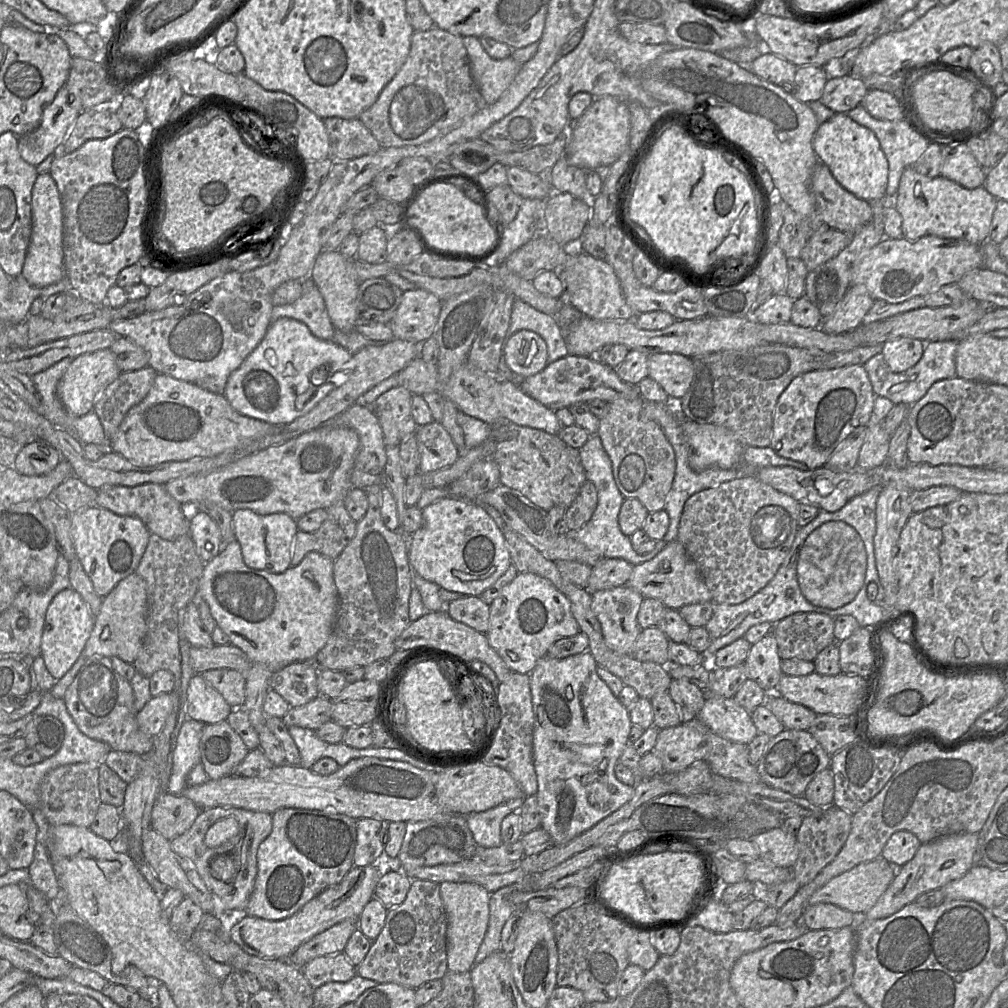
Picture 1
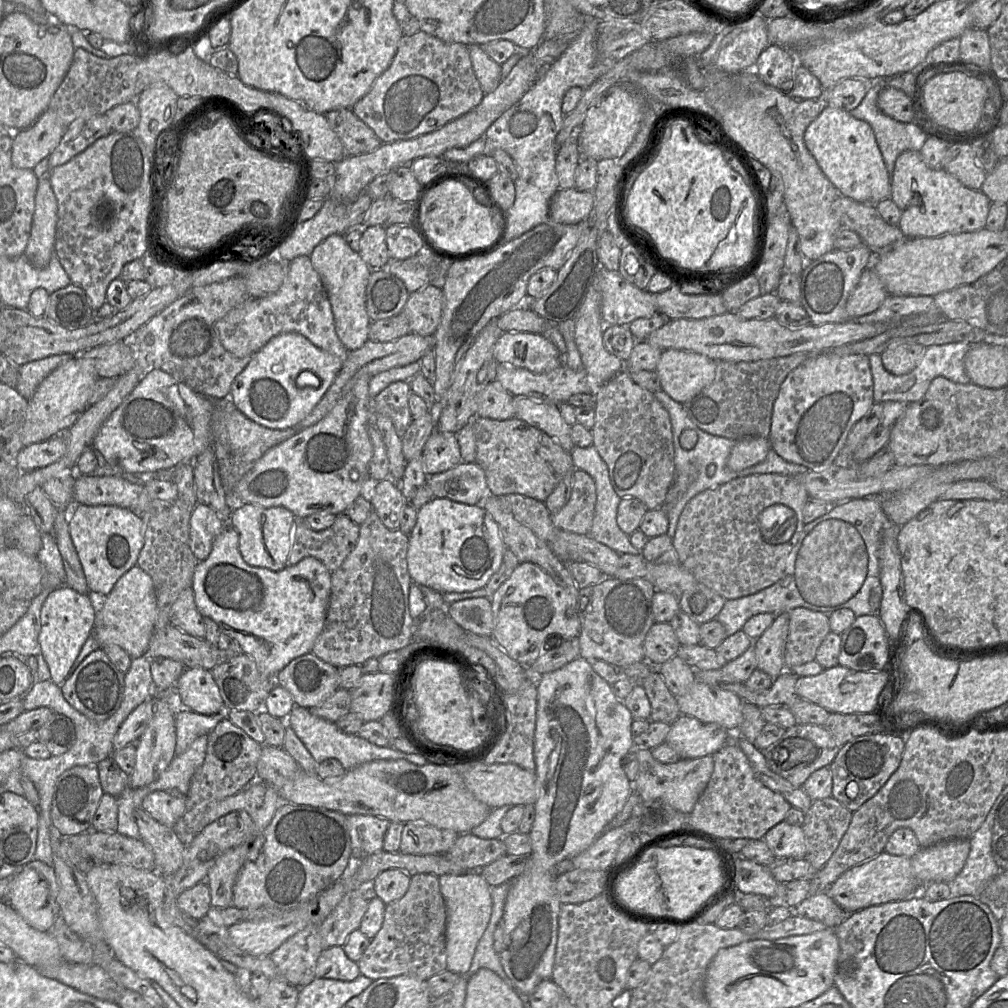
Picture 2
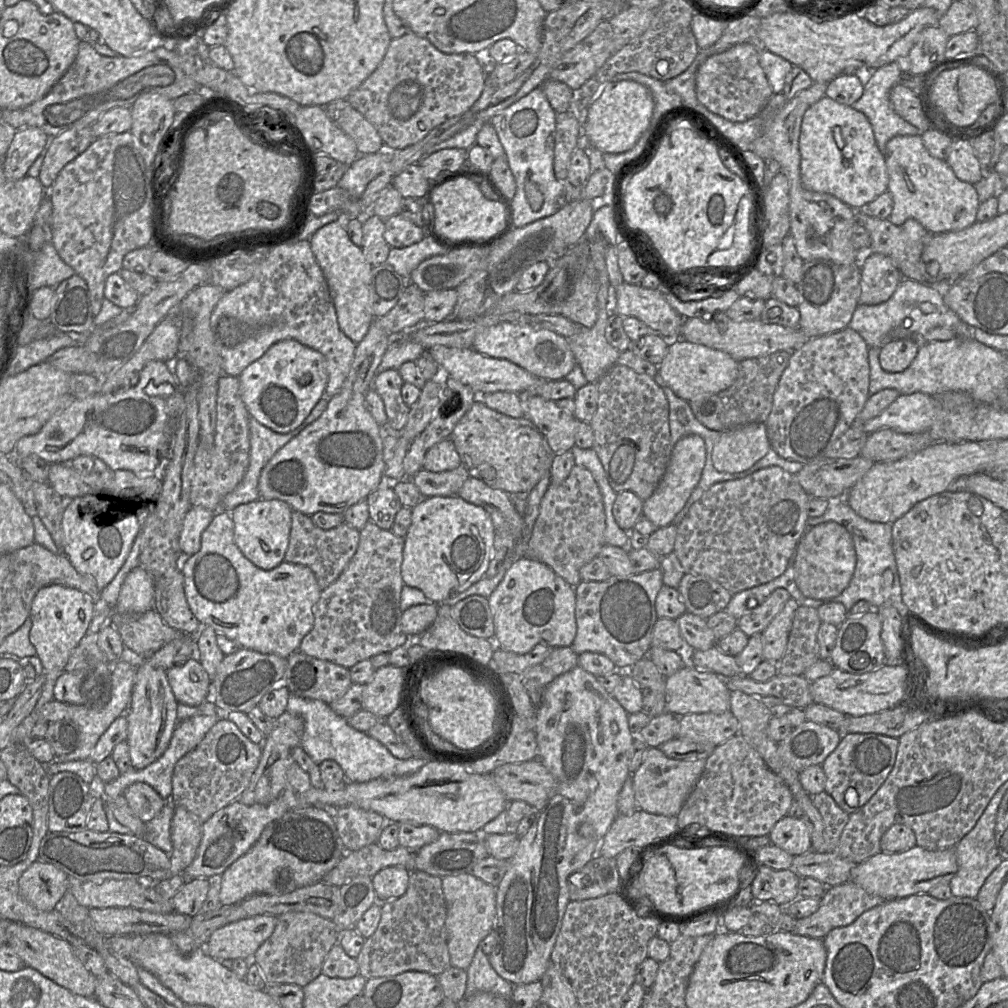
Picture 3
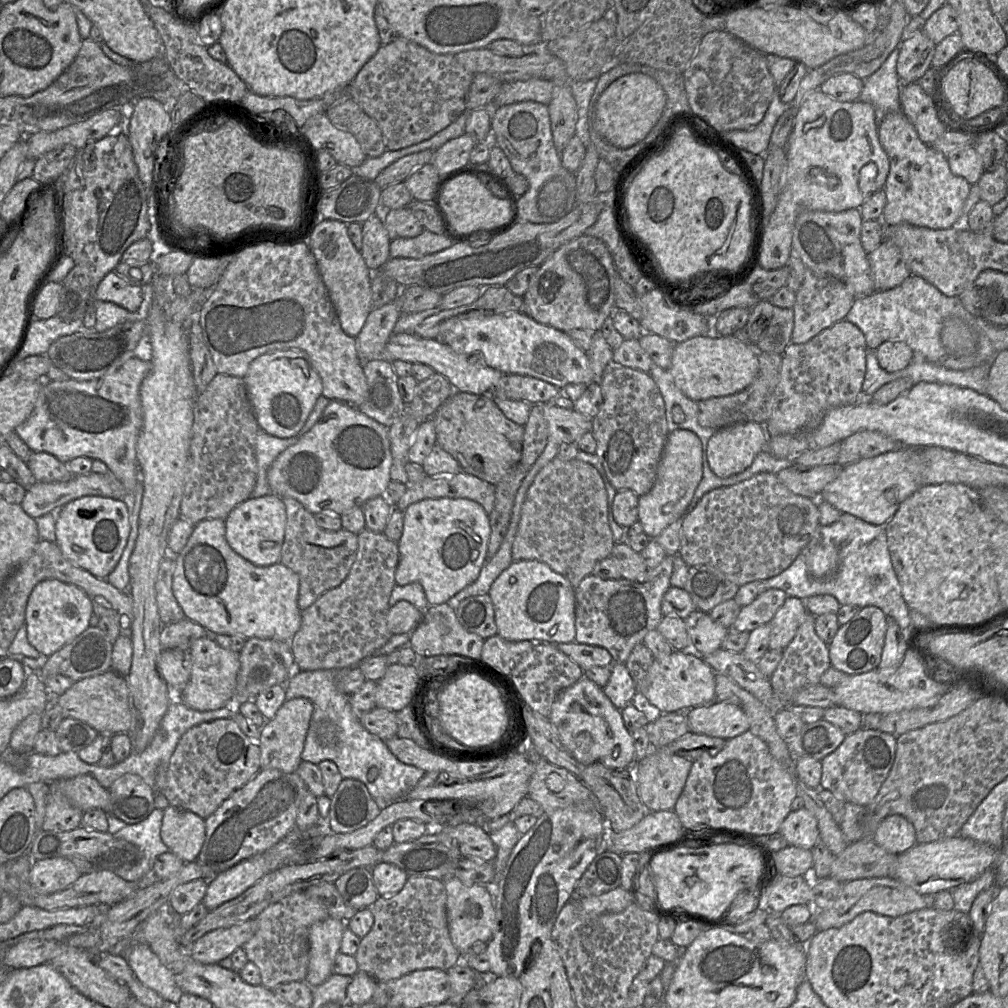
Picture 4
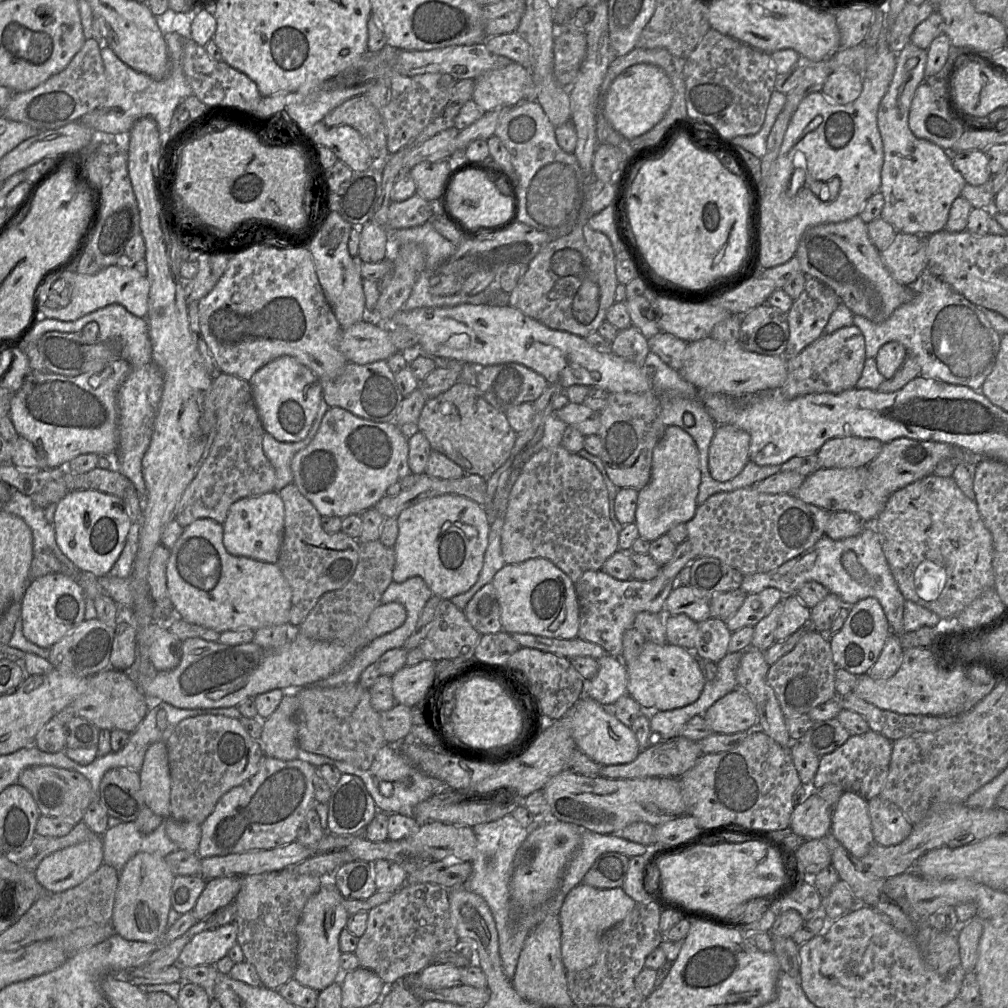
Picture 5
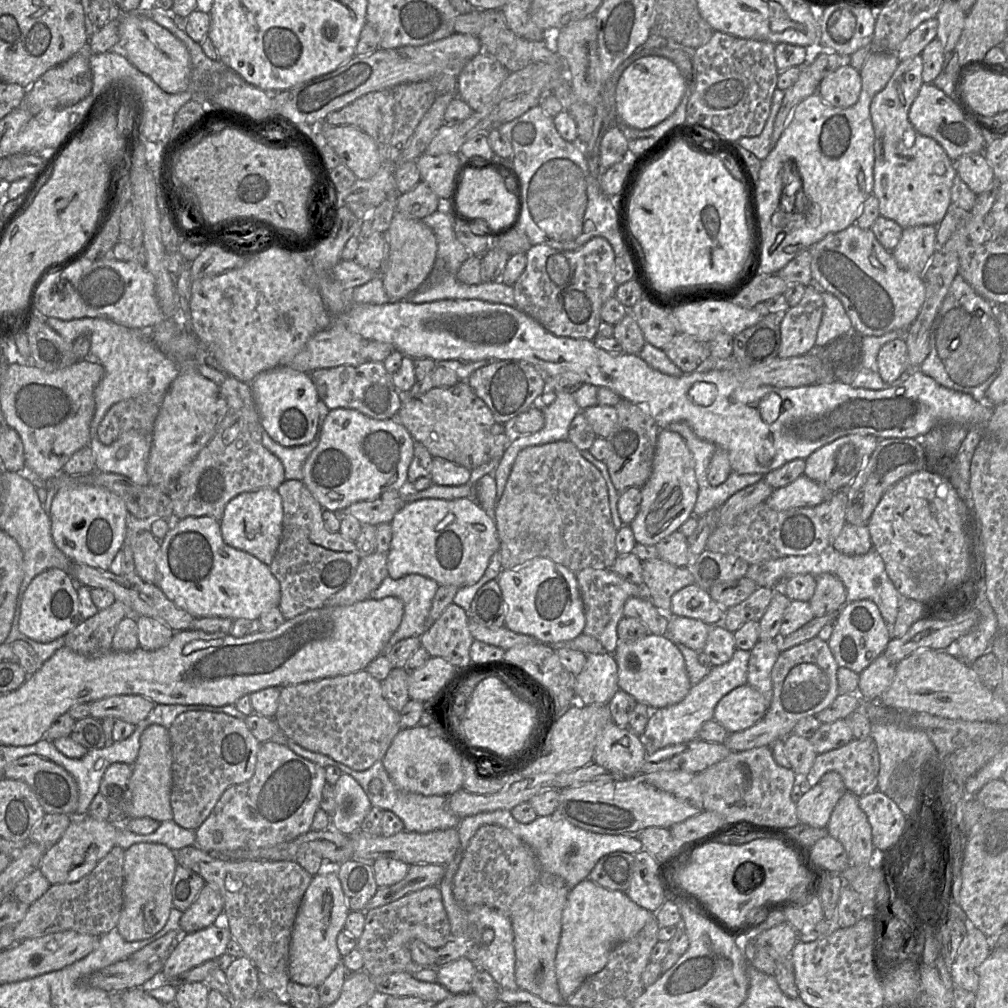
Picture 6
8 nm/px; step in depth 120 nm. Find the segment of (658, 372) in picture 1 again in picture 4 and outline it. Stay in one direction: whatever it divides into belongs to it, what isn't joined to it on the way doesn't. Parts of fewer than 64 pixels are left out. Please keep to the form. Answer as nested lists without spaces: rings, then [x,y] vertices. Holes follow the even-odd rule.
[[[707,333],[674,344],[669,372],[682,393],[699,402],[712,397],[732,395],[749,386],[759,371],[758,355],[748,342],[734,336]]]

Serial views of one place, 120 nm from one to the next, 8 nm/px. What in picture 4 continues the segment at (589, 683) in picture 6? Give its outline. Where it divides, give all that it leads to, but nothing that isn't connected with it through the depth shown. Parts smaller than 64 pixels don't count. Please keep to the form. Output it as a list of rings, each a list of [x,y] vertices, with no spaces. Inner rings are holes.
[[[614,662],[610,669],[609,680],[602,690],[613,705],[622,710],[638,699],[635,684],[624,663]]]

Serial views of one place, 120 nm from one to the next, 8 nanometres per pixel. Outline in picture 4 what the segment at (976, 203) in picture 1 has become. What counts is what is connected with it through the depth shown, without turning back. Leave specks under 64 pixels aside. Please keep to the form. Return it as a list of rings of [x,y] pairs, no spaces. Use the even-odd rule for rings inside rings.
[[[902,111],[889,113],[883,118],[878,126],[878,138],[890,163],[883,189],[886,205],[882,223],[885,226],[909,223],[917,227],[944,230],[962,222],[963,206],[971,185],[951,172],[947,157],[920,140],[915,127]]]

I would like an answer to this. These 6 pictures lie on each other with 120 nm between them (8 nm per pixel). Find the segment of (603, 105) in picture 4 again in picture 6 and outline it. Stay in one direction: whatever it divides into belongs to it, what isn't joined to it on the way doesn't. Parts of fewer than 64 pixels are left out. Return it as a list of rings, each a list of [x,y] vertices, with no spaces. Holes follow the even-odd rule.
[[[644,56],[633,62],[621,75],[616,86],[616,107],[619,120],[644,130],[667,119],[678,107],[685,93],[685,79],[678,66],[663,56]]]

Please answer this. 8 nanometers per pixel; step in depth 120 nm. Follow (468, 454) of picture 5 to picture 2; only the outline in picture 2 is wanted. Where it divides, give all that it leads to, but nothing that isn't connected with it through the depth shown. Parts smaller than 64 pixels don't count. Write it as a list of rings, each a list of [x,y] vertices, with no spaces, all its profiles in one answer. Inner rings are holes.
[[[474,417],[473,432],[476,443],[475,463],[483,469],[488,493],[493,496],[520,494],[545,502],[563,477],[575,470],[570,452],[565,451],[545,432],[516,417],[508,420]]]

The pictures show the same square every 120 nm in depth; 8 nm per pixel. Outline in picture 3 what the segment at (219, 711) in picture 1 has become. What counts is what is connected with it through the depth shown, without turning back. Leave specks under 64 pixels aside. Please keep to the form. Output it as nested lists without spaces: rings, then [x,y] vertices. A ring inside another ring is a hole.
[[[189,658],[183,664],[176,664],[166,670],[166,676],[178,703],[196,706],[210,699],[212,680],[199,660]]]

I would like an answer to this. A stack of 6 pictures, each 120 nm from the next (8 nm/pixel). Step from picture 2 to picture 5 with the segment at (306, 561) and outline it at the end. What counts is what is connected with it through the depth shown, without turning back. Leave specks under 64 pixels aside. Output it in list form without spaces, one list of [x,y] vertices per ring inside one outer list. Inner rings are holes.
[[[201,518],[184,527],[170,549],[166,566],[167,590],[174,614],[183,620],[222,633],[224,631],[258,630],[263,627],[290,624],[292,591],[275,563],[244,556],[234,556],[223,544],[223,526],[210,518]]]

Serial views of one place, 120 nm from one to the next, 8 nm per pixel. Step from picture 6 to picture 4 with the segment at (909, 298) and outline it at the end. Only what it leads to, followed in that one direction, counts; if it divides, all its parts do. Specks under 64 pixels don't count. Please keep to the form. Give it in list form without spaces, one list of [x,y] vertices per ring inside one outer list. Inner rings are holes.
[[[860,209],[842,212],[803,210],[797,216],[793,230],[793,253],[798,255],[806,269],[843,281],[850,287],[855,299],[876,292],[868,254],[861,244],[862,223]]]

